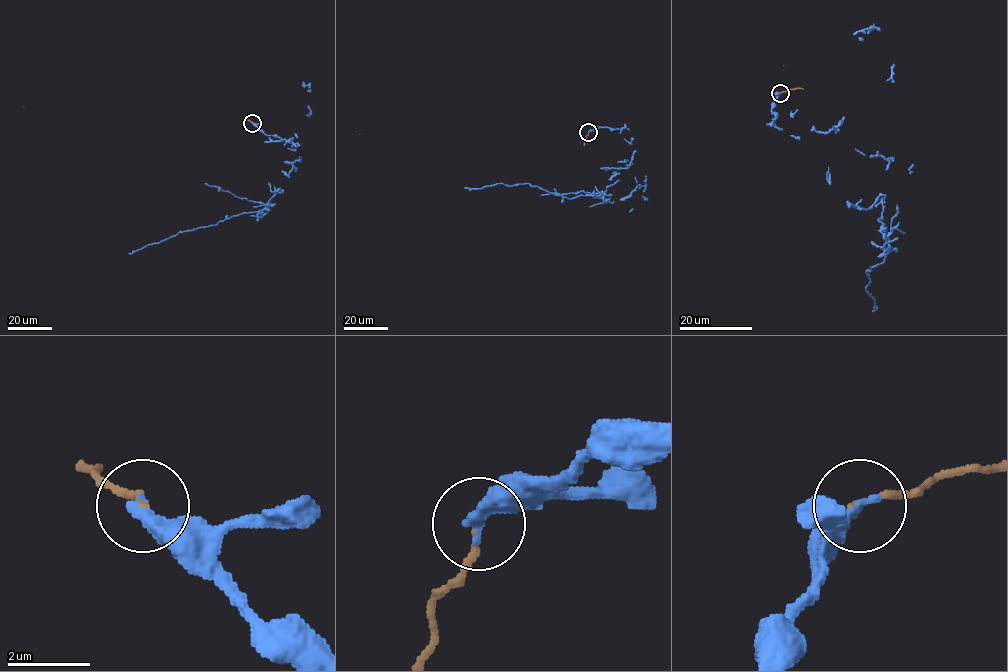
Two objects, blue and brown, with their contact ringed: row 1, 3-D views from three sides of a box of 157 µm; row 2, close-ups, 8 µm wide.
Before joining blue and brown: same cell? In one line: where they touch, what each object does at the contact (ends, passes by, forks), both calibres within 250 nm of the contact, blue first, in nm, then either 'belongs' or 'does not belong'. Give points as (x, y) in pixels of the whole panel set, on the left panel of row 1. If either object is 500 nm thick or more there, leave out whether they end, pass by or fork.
at (252, 123); blue ends there; brown ends there; 400 nm thick on the blue side, 100 nm on the other; does not belong

